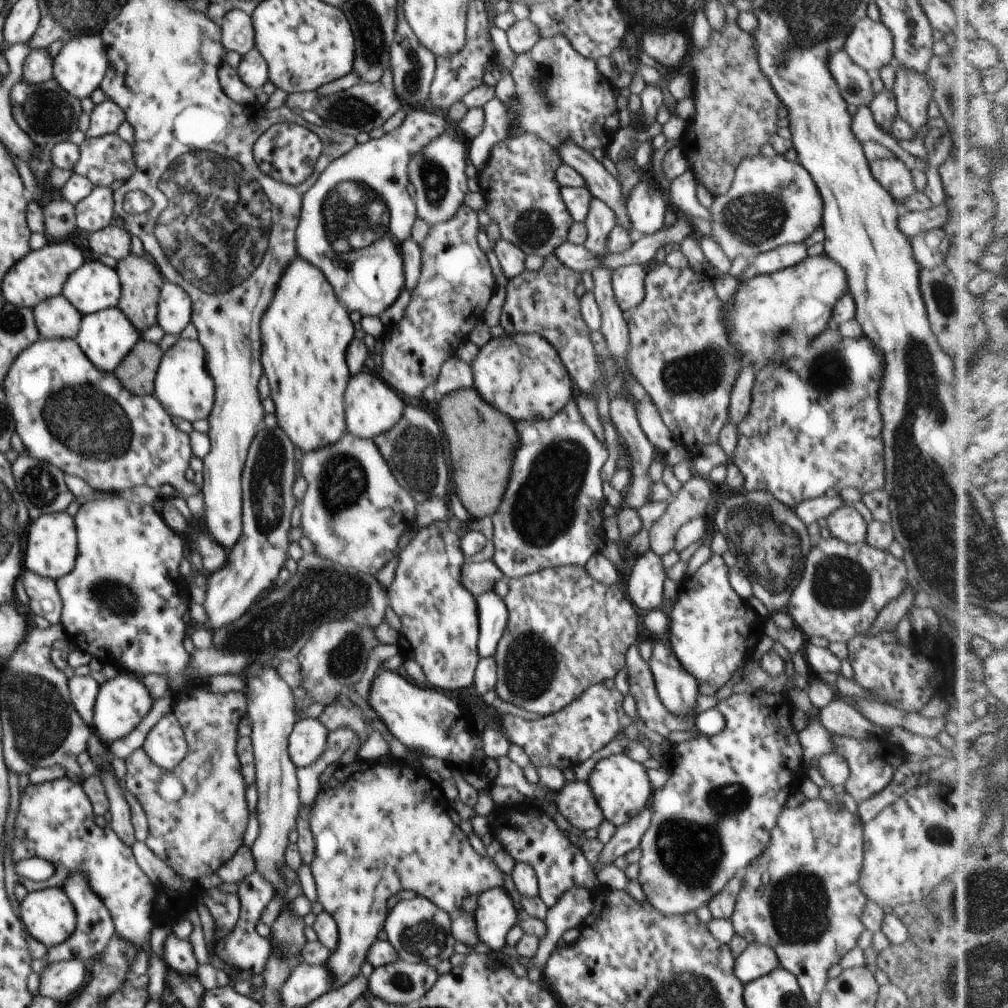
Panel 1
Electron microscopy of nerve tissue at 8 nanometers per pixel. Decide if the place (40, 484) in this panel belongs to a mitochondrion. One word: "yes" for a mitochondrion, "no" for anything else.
yes

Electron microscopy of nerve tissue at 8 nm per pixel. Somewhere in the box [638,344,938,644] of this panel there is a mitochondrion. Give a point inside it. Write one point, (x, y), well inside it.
(770, 546)

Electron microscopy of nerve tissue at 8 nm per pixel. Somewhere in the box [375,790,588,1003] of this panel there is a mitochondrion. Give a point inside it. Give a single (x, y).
(424, 936)

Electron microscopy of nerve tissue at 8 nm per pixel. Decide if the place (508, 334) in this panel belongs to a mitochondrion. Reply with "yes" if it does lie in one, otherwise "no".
no

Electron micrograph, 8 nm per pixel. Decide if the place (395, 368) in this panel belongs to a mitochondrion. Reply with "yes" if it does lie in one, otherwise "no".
no

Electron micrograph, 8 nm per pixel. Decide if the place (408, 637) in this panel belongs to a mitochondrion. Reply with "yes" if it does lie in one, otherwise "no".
no

